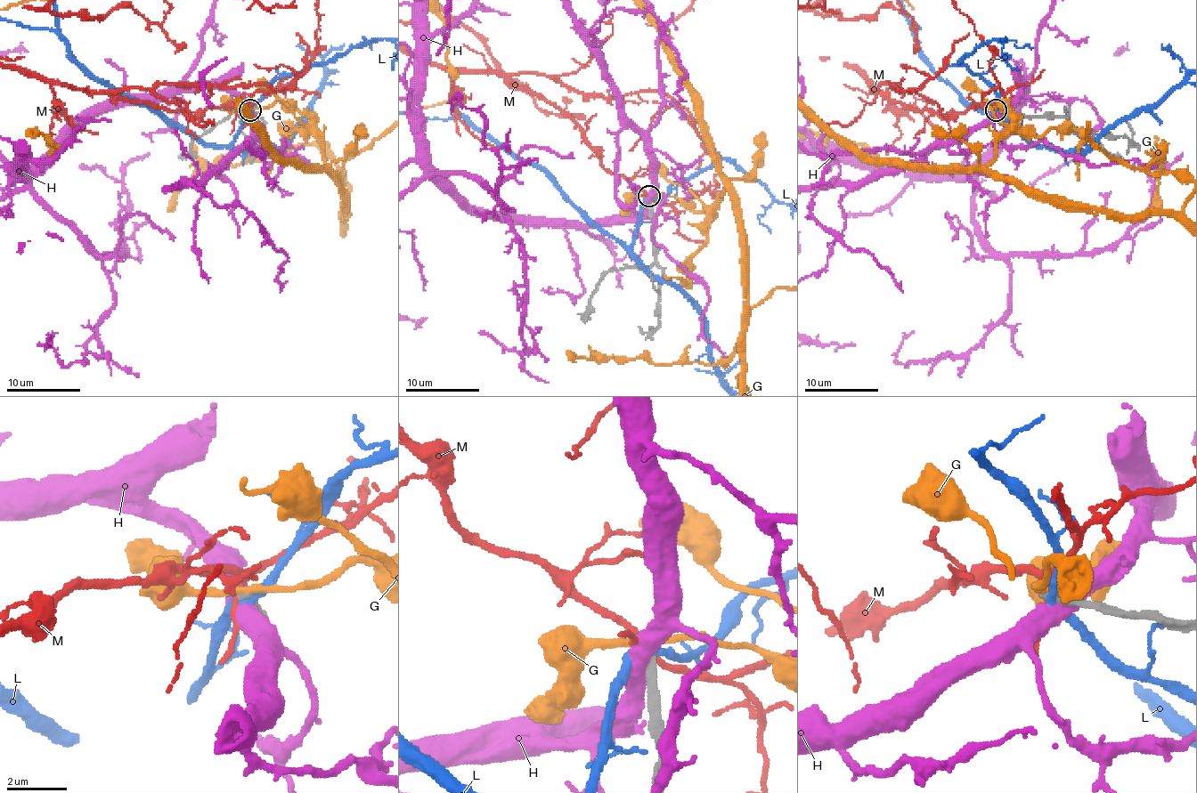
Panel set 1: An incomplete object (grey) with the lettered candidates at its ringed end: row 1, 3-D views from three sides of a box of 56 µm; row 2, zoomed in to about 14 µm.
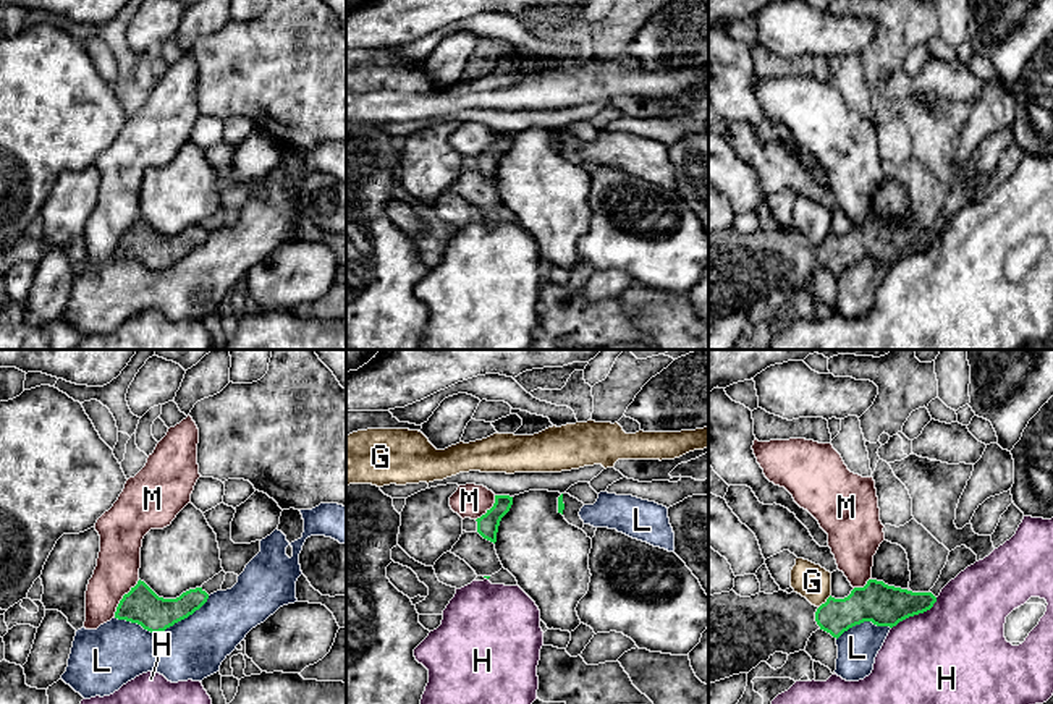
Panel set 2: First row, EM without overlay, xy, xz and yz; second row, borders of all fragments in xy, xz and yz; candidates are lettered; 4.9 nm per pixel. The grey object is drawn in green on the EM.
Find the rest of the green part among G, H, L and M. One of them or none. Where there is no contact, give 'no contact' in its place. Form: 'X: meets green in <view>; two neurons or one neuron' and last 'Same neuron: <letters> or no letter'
G: meets green in yz; two neurons
H: meets green in yz; two neurons
L: meets green in xy; two neurons
M: meets green in xy; two neurons
Same neuron: no letter

